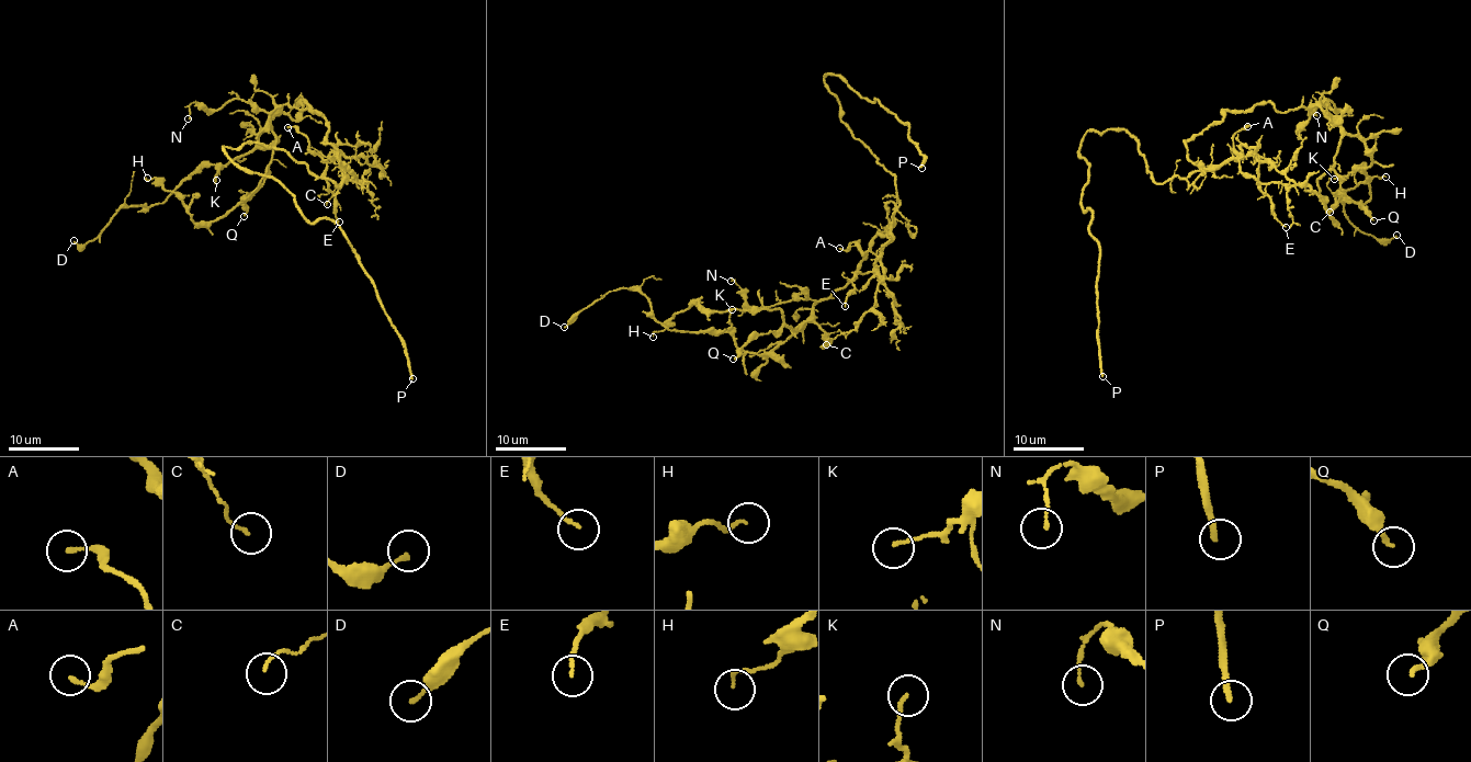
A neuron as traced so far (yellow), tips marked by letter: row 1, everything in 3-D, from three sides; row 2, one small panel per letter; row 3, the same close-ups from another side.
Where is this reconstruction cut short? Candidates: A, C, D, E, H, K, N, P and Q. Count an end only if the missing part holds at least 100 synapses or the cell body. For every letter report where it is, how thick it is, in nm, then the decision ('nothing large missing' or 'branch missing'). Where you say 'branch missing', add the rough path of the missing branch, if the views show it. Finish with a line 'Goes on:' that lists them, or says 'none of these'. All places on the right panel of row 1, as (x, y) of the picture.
A: place (1247, 126); calibre 130 nm; nothing large missing
C: place (1330, 212); calibre 90 nm; nothing large missing
D: place (1396, 235); calibre 150 nm; nothing large missing
E: place (1286, 227); calibre 130 nm; nothing large missing
H: place (1385, 177); calibre 110 nm; nothing large missing
K: place (1334, 179); calibre 110 nm; nothing large missing
N: place (1316, 115); calibre 110 nm; nothing large missing
P: place (1102, 376); calibre 200 nm; branch missing
Q: place (1373, 220); calibre 150 nm; nothing large missing
Goes on: P

